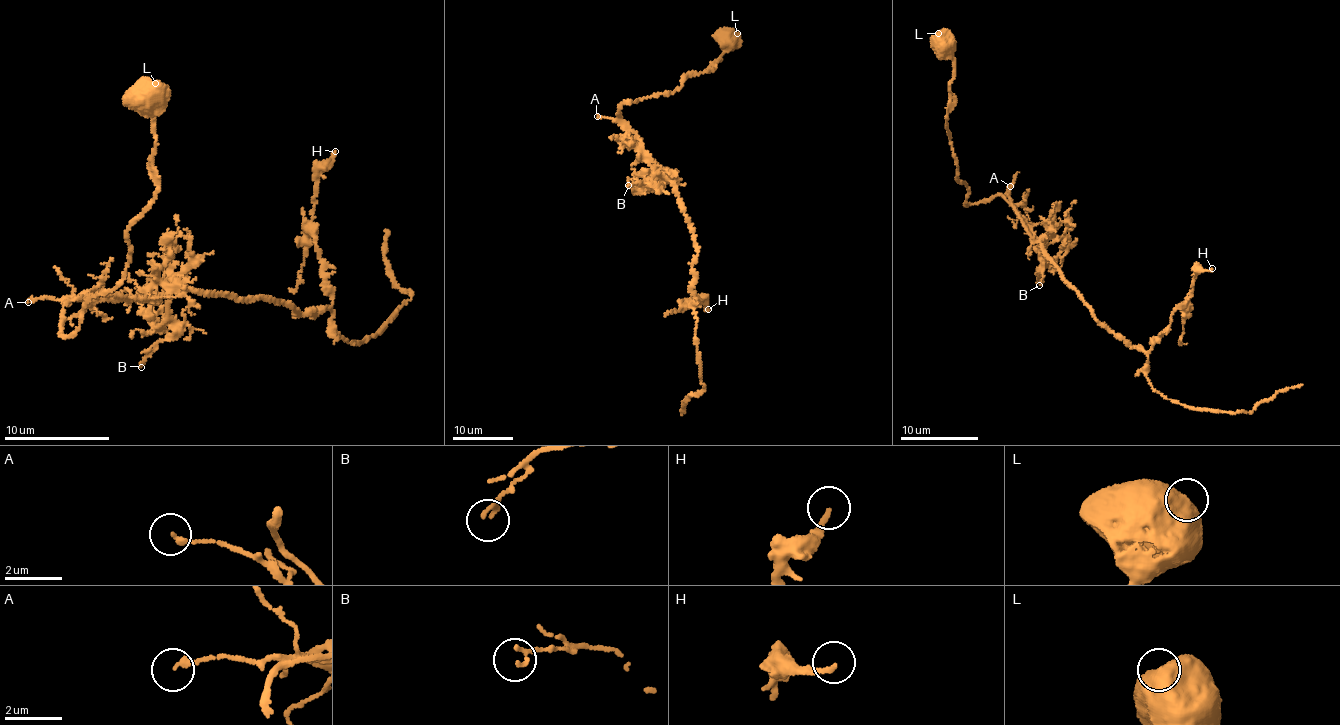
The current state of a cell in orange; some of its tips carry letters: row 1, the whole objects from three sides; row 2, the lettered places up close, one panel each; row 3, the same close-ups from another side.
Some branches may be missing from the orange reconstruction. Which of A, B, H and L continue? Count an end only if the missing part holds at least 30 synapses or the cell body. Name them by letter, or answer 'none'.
none

